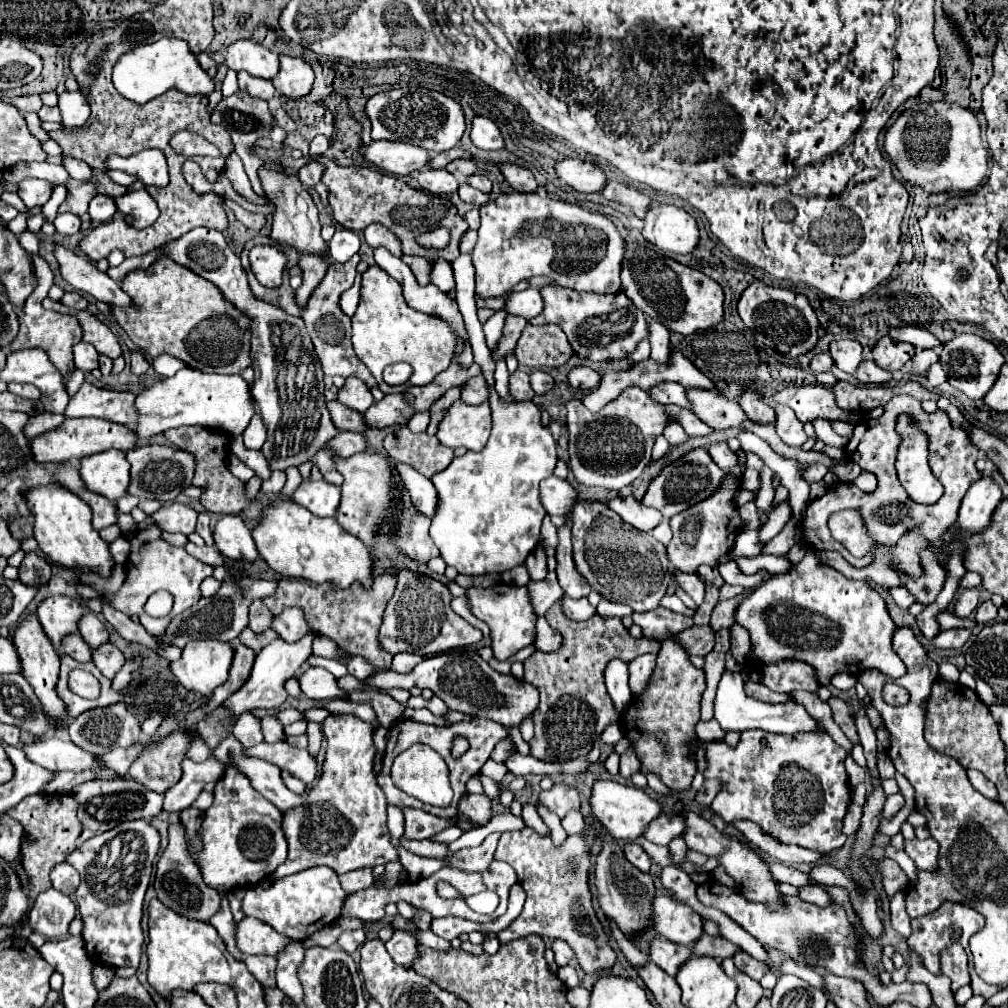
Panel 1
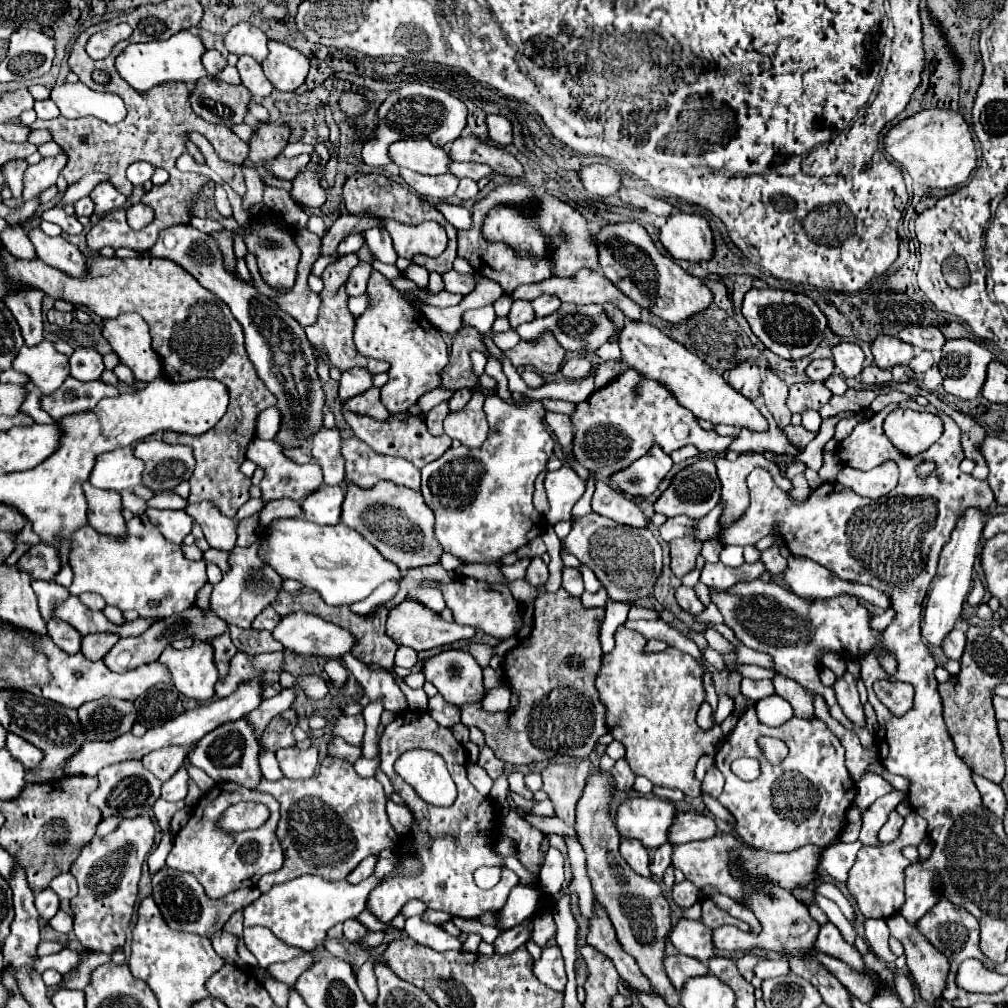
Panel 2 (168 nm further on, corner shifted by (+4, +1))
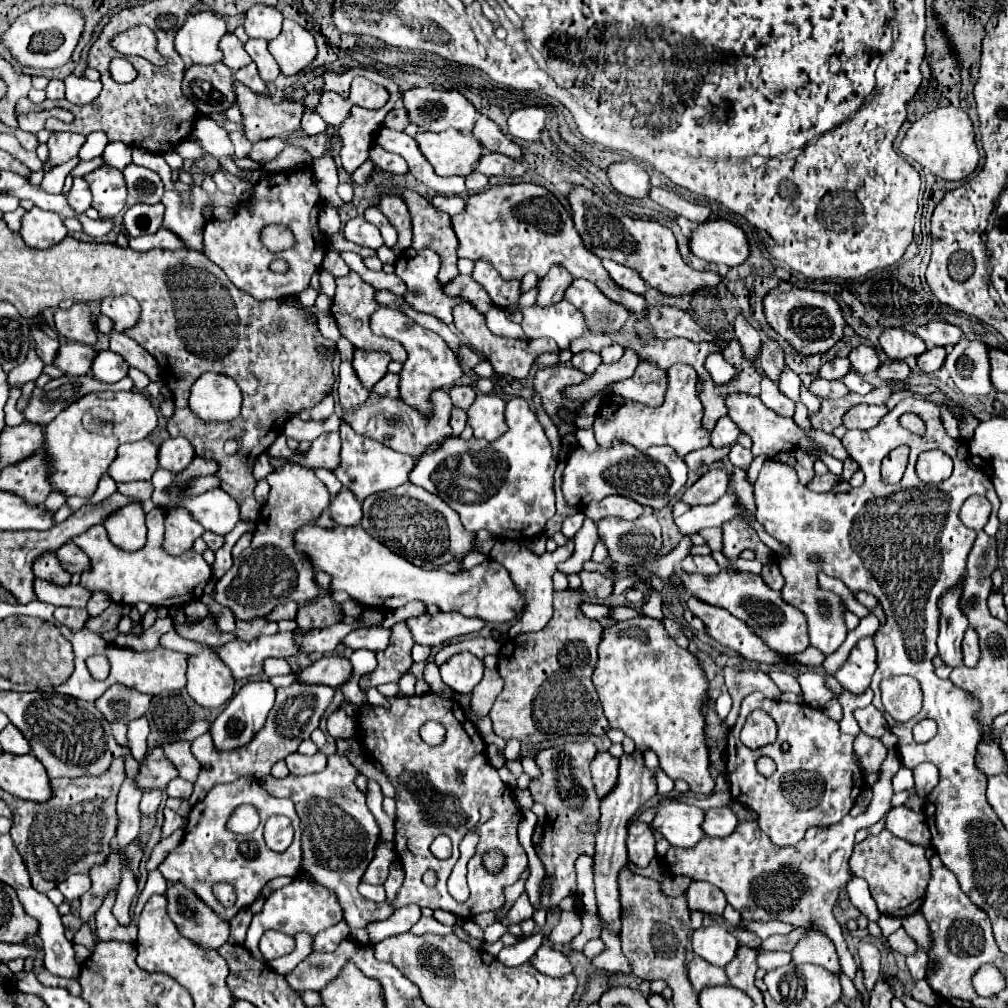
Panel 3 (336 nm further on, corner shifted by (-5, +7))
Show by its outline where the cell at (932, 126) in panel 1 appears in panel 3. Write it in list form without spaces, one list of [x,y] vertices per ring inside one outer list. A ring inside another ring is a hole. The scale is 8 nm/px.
[[[954,106],[936,108],[916,120],[900,142],[900,152],[944,180],[964,180],[976,170],[980,162],[972,120],[962,108]]]

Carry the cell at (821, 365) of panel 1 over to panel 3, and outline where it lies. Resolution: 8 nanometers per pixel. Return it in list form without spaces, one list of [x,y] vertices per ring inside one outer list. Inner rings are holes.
[[[834,358],[830,362],[824,362],[820,366],[820,376],[822,378],[828,378],[828,380],[842,380],[848,372],[850,372],[850,364],[848,364],[848,358]]]

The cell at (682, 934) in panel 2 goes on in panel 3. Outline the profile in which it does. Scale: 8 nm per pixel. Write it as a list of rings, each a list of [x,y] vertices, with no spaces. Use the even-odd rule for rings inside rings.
[[[700,926],[692,934],[692,950],[706,962],[714,966],[726,966],[734,952],[738,948],[738,942],[734,936],[726,932],[722,926]]]

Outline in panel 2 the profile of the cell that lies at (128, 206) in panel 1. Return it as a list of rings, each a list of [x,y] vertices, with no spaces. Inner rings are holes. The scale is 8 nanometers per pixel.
[[[99,184],[99,186],[95,186],[95,190],[89,196],[95,202],[95,216],[99,216],[99,218],[103,214],[107,214],[107,212],[123,208],[125,202],[127,202],[127,196],[123,196],[121,192],[117,192],[115,186],[111,186],[111,184]]]

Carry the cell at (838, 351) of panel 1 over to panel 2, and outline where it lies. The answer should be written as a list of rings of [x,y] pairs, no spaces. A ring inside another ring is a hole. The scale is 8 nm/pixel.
[[[841,342],[841,344],[833,346],[833,362],[841,370],[843,376],[855,378],[863,370],[865,354],[863,354],[863,350],[857,344],[853,344],[853,342]]]

